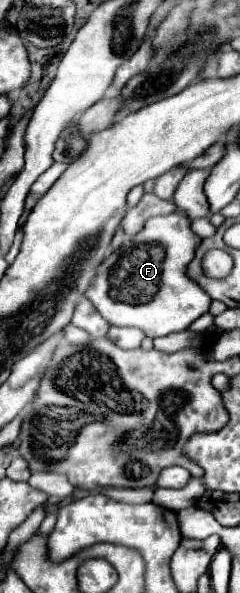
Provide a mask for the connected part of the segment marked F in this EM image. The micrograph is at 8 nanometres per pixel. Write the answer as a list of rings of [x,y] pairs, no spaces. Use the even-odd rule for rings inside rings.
[[[180,211],[148,219],[140,233],[128,237],[128,241],[122,245],[120,251],[112,251],[100,263],[100,269],[92,285],[86,289],[84,299],[88,297],[88,301],[98,309],[98,313],[112,327],[136,327],[144,331],[146,337],[152,337],[152,339],[188,329],[192,321],[208,313],[212,303],[208,293],[194,279],[188,277],[188,263],[194,259],[194,251],[202,243],[202,239],[190,229],[190,223],[192,221],[184,217],[184,213]]]

